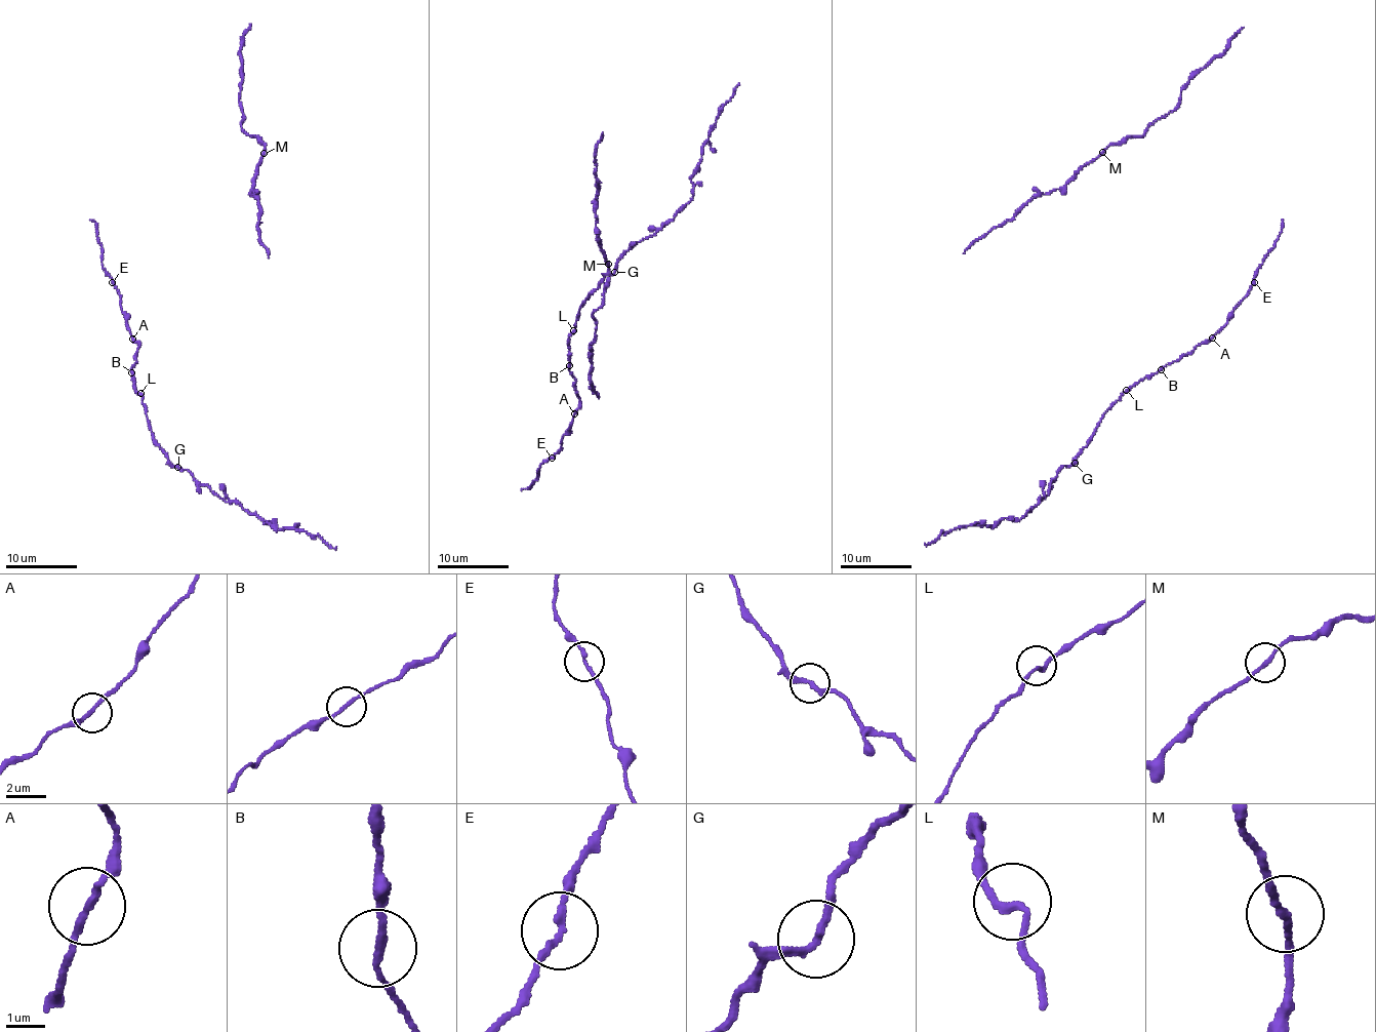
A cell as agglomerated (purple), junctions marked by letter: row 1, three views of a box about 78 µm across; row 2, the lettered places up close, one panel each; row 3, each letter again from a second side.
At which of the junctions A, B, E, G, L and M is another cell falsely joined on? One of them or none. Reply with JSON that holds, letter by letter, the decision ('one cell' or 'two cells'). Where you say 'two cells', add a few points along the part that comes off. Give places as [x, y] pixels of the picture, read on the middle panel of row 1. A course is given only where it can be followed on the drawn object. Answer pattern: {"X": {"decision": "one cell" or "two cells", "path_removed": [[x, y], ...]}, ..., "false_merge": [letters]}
{"A": {"decision": "one cell"}, "B": {"decision": "one cell"}, "E": {"decision": "one cell"}, "G": {"decision": "one cell"}, "L": {"decision": "one cell"}, "M": {"decision": "one cell"}, "false_merge": []}

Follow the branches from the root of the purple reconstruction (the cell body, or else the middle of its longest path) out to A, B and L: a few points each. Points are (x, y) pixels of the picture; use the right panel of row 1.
A: (1257, 275), (1249, 293), (1212, 338)
B: (1257, 275), (1249, 293), (1222, 327), (1161, 369)
L: (1257, 275), (1249, 293), (1211, 338), (1126, 390)

